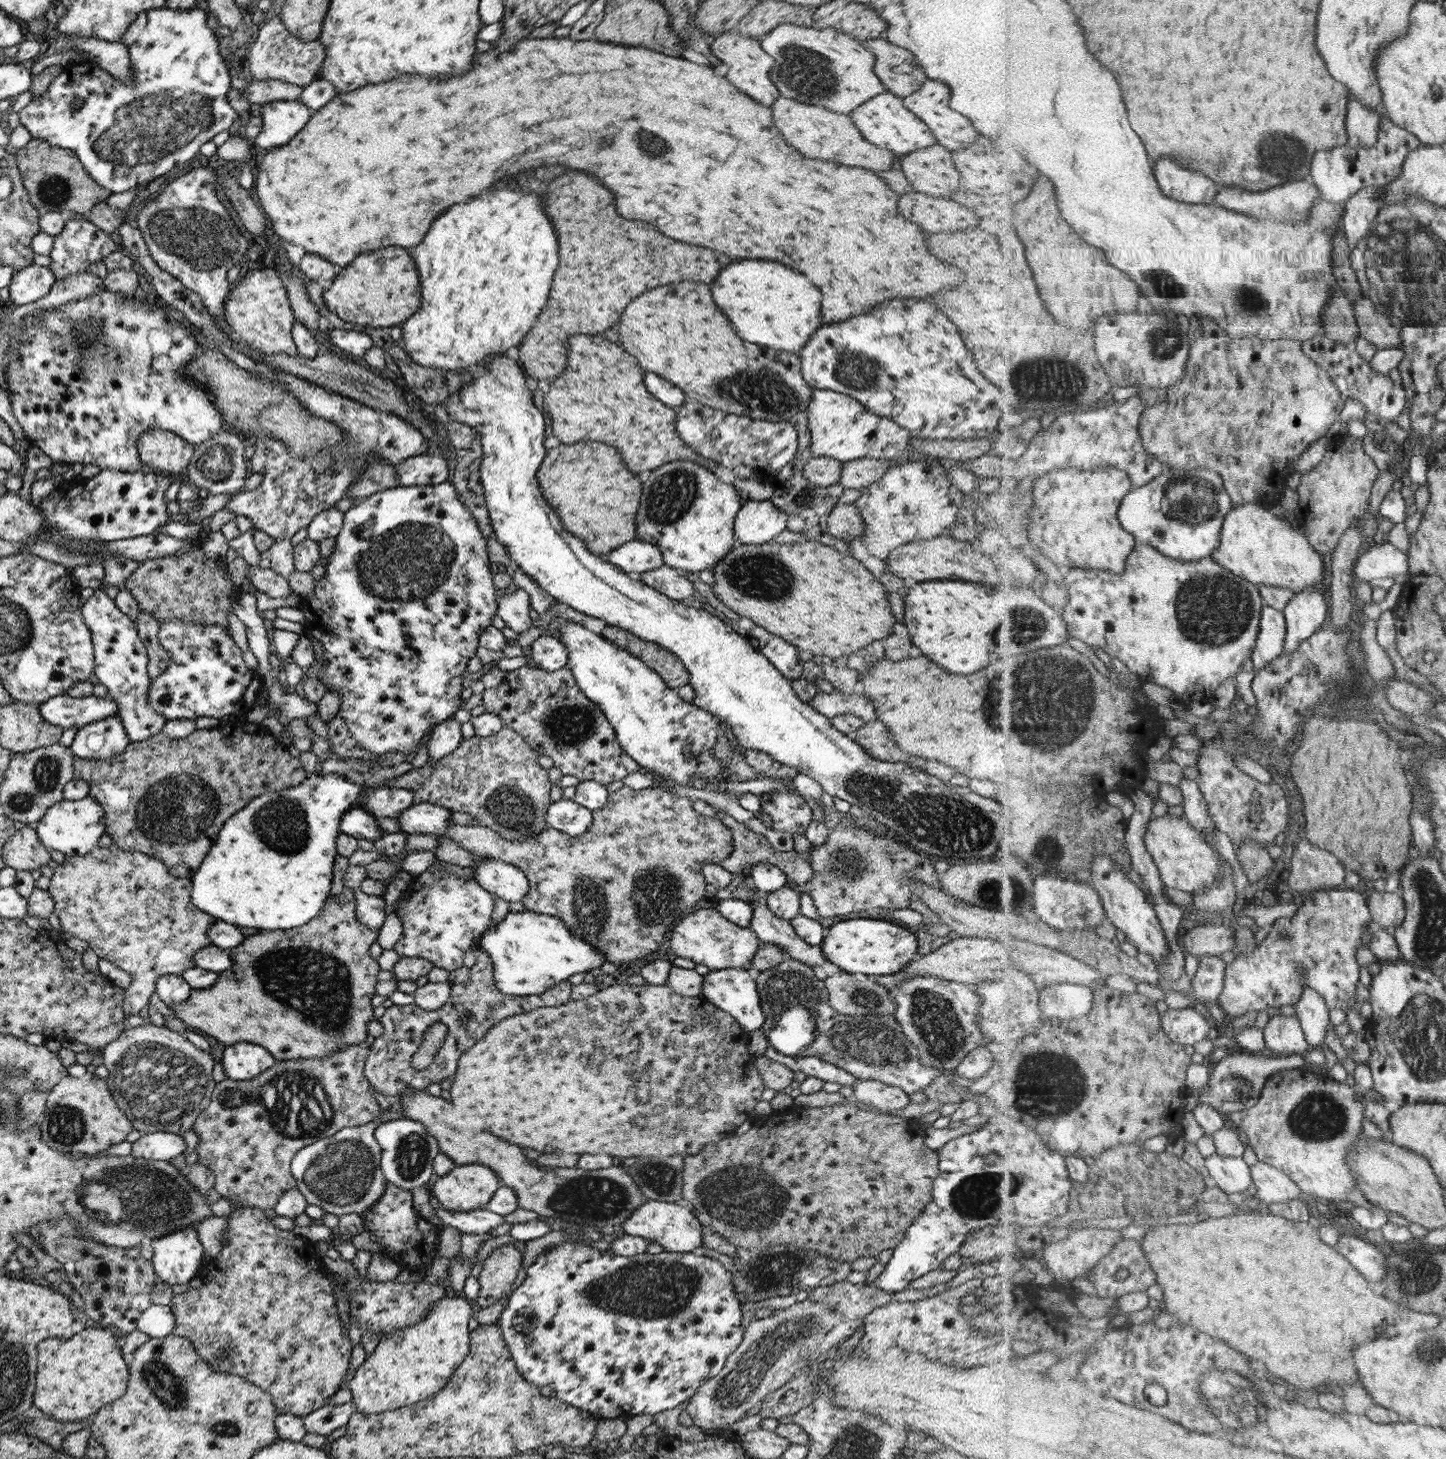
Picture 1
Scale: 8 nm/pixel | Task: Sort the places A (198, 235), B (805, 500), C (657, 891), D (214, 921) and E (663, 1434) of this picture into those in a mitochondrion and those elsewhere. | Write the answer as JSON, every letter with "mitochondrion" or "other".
{"A":"mitochondrion","B":"mitochondrion","C":"mitochondrion","D":"other","E":"other"}

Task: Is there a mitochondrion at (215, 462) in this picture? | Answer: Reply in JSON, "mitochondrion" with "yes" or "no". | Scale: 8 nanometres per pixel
{"mitochondrion":"yes"}

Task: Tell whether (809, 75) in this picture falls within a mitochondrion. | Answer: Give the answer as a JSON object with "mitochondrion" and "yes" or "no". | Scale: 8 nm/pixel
{"mitochondrion":"yes"}

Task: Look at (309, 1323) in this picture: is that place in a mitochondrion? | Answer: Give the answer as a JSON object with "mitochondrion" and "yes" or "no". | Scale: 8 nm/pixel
{"mitochondrion":"no"}

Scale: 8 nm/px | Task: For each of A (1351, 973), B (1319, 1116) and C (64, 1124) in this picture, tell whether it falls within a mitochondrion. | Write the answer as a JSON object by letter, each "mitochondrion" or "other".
{"A":"other","B":"mitochondrion","C":"mitochondrion"}

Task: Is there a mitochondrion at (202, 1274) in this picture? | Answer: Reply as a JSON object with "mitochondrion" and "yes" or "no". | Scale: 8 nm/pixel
{"mitochondrion":"no"}

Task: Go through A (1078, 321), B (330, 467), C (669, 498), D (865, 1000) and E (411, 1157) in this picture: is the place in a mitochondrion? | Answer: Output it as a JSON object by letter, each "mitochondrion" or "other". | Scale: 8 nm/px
{"A":"other","B":"mitochondrion","C":"mitochondrion","D":"mitochondrion","E":"mitochondrion"}

